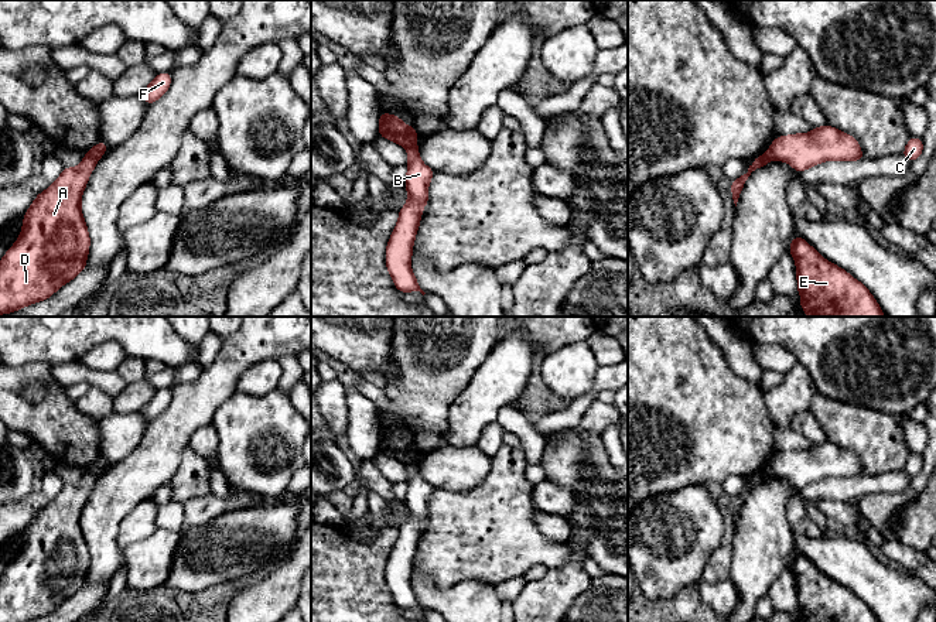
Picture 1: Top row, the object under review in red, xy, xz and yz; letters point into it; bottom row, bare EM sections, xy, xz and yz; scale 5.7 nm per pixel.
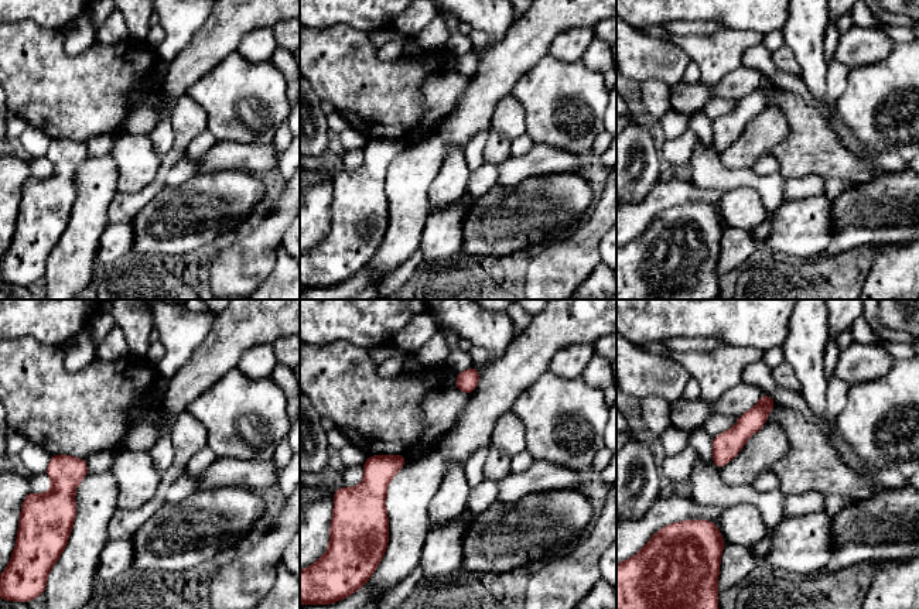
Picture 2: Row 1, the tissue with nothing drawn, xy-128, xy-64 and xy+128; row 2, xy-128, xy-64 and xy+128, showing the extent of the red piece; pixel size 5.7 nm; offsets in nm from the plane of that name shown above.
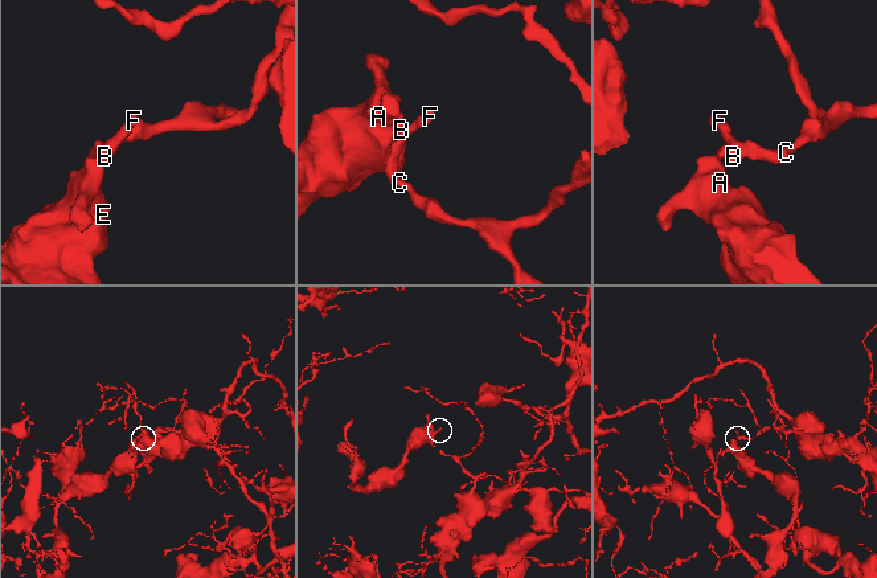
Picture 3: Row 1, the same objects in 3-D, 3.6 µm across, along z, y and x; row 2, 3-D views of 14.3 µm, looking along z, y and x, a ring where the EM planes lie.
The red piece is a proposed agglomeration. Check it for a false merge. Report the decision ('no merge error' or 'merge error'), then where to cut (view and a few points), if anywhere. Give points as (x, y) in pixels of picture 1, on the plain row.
merge error | xy (86, 470), (98, 475)

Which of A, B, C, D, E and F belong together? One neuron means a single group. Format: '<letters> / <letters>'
A D E / B C F

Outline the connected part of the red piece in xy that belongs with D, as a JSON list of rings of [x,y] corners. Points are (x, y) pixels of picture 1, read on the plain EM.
[[[85,471],[78,485],[65,483],[59,495],[41,510],[24,530],[17,558],[0,577],[0,622],[30,622],[49,615],[85,584],[89,550],[81,529],[81,513],[98,475]]]

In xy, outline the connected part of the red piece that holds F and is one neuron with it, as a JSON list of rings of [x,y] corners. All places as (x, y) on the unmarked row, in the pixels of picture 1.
[[[171,389],[157,390],[154,397],[140,410],[140,413],[150,423],[160,416],[171,401]]]

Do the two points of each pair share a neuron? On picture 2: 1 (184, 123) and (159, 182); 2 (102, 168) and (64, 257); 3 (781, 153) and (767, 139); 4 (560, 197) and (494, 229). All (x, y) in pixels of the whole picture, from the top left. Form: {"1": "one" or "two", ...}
{"1": "one", "2": "one", "3": "two", "4": "one"}

